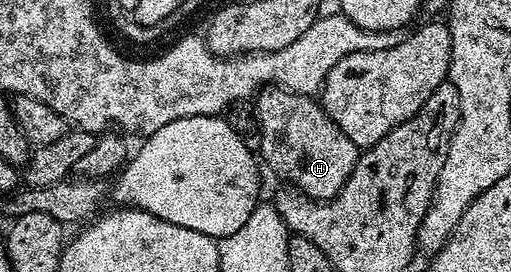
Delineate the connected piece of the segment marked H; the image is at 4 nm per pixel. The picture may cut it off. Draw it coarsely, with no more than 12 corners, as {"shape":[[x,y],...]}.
{"shape":[[272,86],[257,152],[310,200],[333,199],[361,150],[318,99]]}

